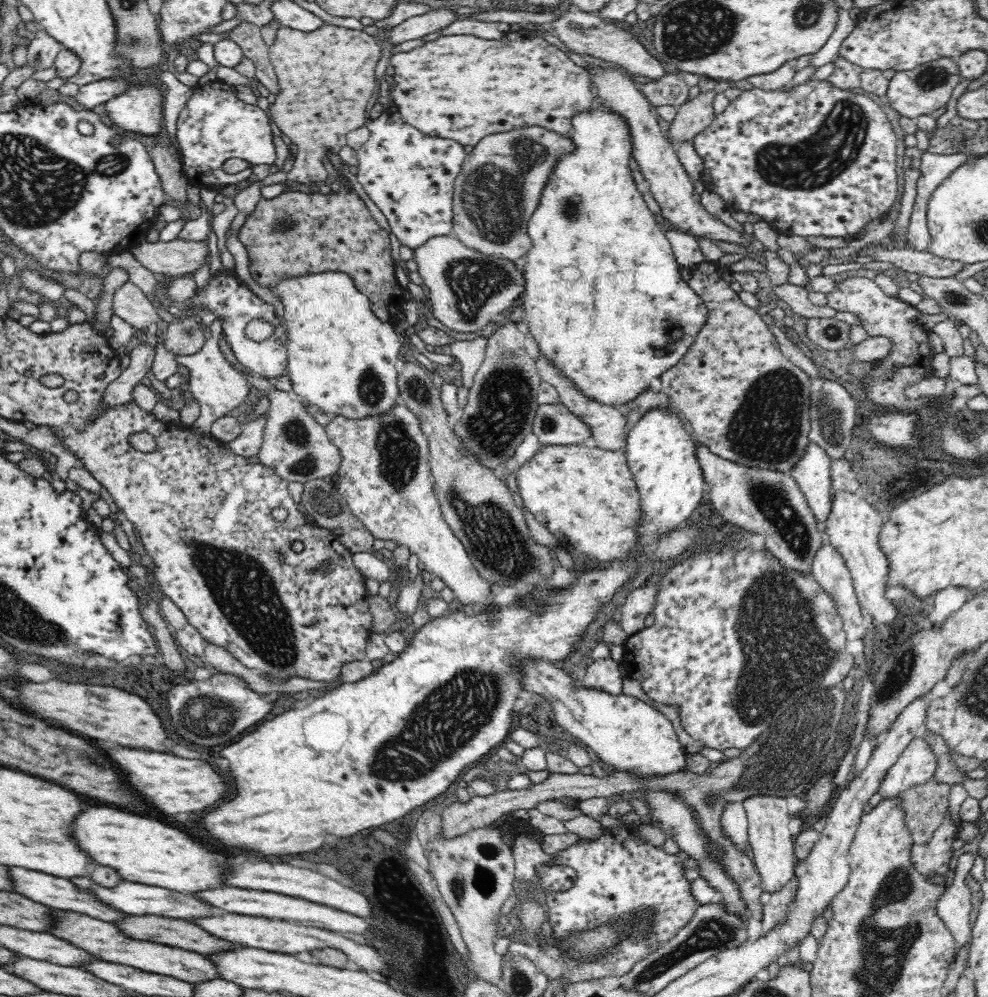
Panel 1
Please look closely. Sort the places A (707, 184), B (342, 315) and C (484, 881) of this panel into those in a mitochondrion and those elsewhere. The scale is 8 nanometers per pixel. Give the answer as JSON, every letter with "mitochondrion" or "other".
{"A":"other","B":"other","C":"mitochondrion"}

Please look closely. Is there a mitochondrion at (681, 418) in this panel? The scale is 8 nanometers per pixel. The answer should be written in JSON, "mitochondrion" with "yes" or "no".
{"mitochondrion":"no"}

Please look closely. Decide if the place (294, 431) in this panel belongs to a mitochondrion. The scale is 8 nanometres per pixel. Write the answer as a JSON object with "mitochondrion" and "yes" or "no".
{"mitochondrion":"yes"}

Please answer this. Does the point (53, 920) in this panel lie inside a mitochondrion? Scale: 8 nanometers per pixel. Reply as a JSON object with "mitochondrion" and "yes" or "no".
{"mitochondrion":"no"}

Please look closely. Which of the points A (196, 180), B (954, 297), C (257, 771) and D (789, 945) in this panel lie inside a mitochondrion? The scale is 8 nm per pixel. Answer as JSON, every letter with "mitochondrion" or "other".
{"A":"other","B":"mitochondrion","C":"other","D":"other"}

